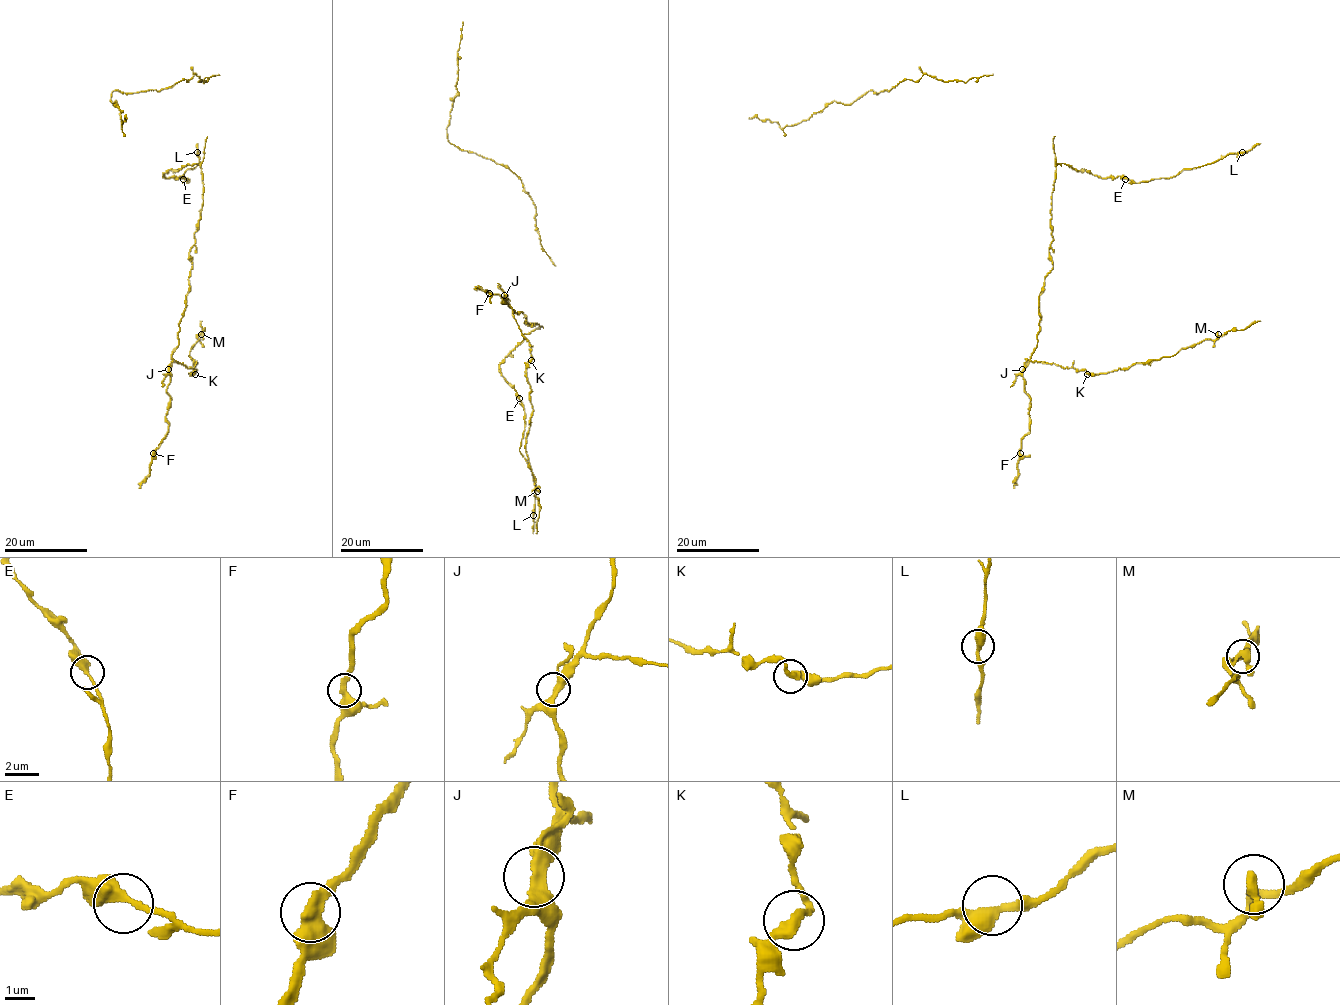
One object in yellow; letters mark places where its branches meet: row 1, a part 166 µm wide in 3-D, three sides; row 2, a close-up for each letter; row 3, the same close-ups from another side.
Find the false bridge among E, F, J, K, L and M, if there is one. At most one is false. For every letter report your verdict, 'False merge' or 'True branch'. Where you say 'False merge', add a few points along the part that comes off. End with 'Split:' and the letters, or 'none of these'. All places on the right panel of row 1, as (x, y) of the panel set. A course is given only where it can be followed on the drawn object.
E: True branch
F: True branch
J: False merge. Course of the part to remove: (1023, 370), (1010, 387)
K: True branch
L: True branch
M: True branch
Split: J

